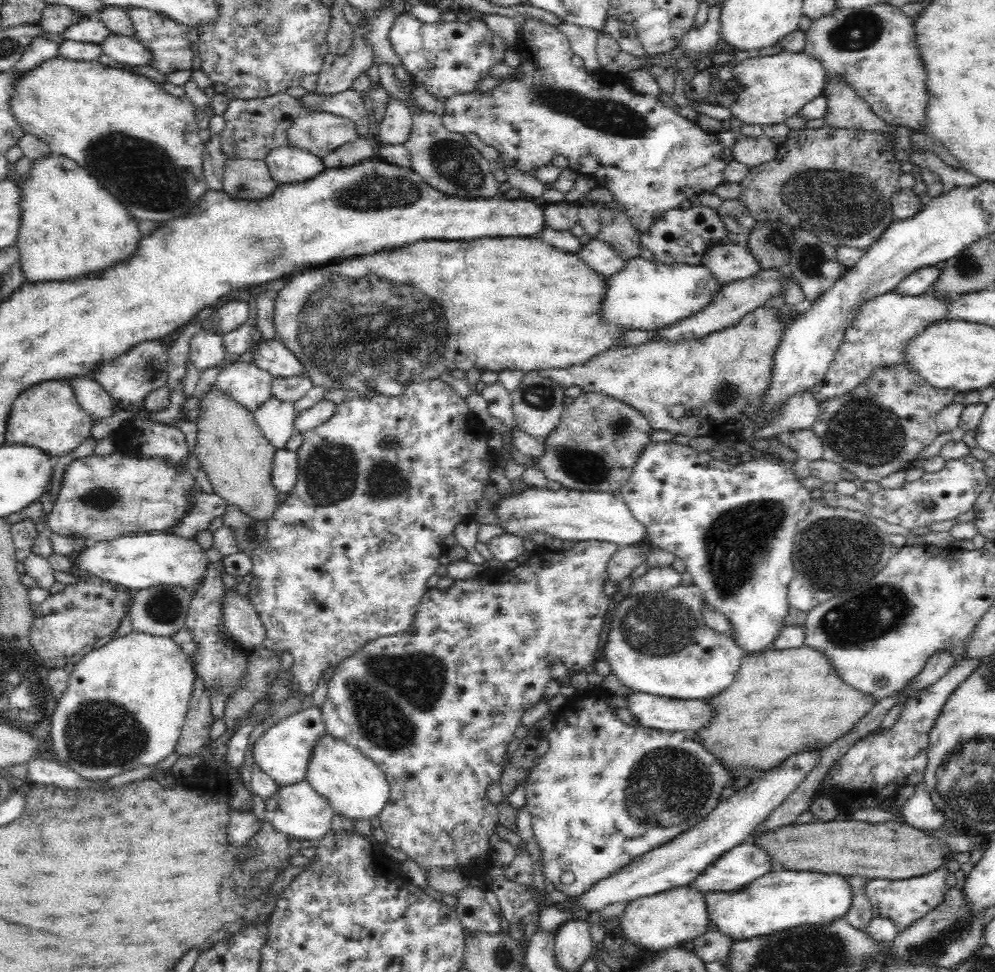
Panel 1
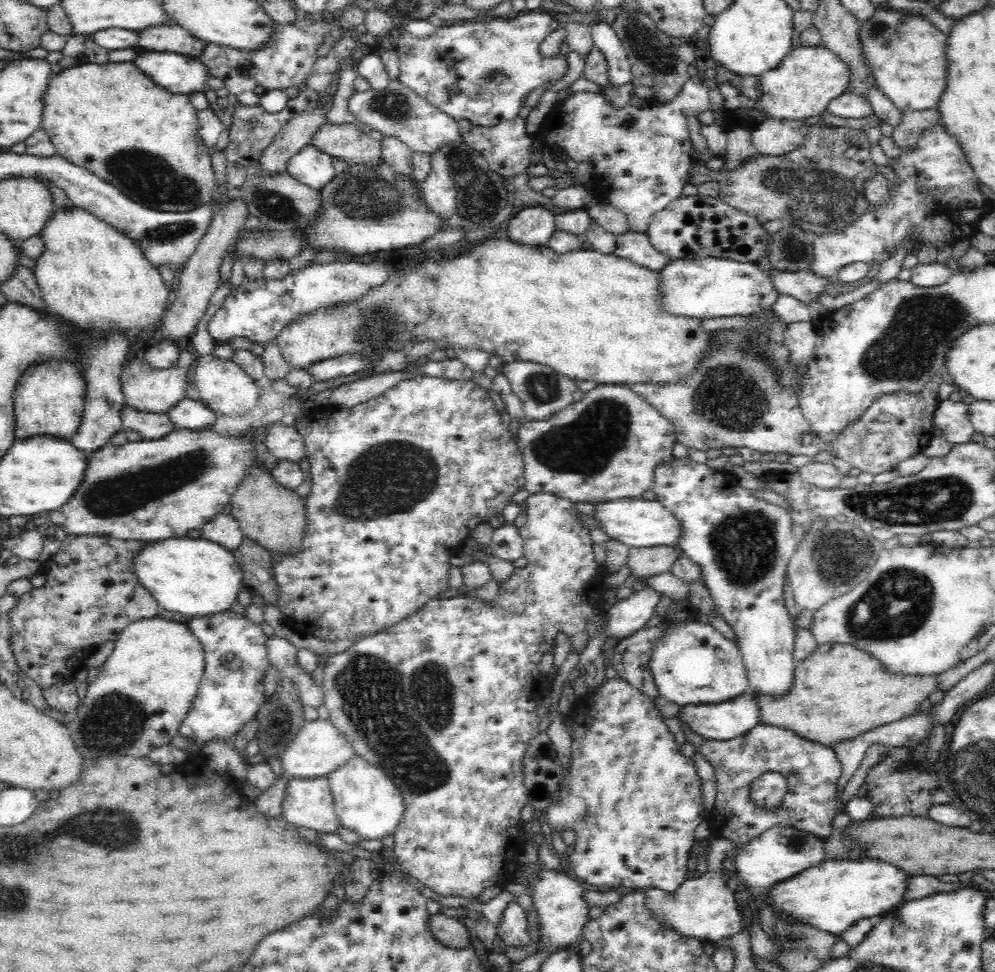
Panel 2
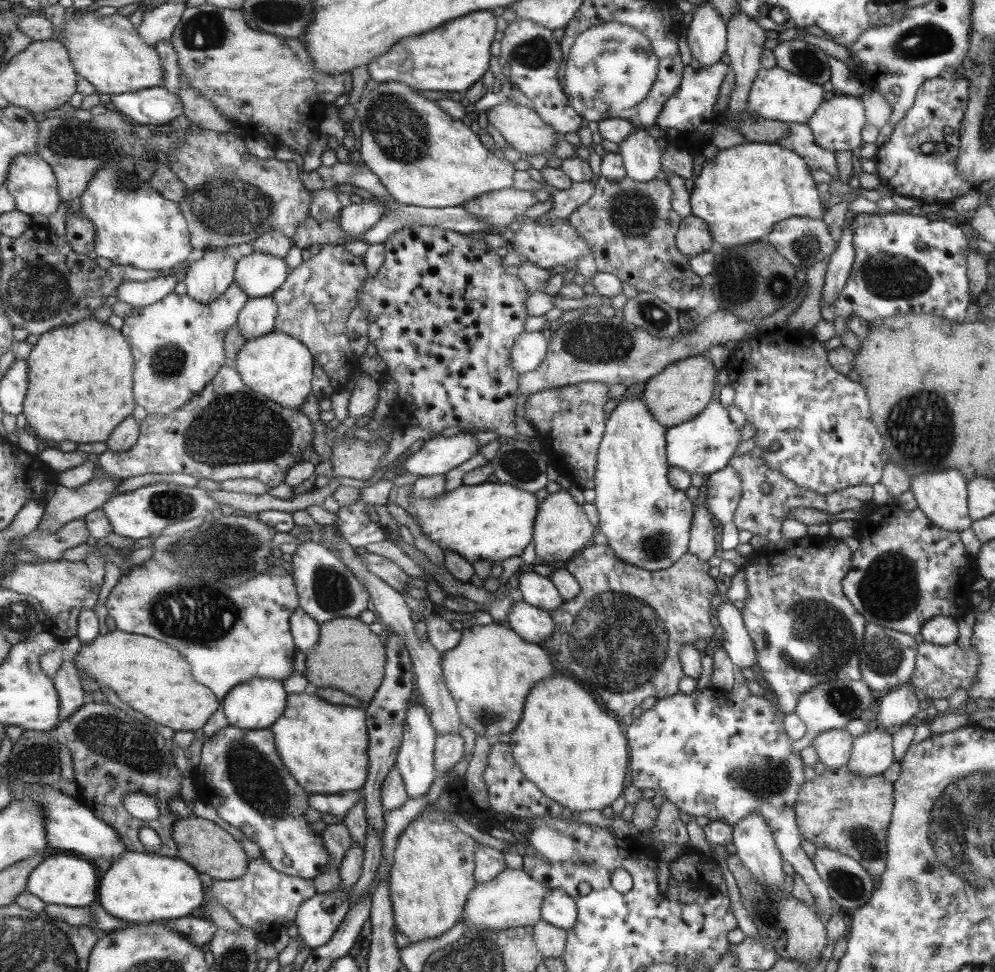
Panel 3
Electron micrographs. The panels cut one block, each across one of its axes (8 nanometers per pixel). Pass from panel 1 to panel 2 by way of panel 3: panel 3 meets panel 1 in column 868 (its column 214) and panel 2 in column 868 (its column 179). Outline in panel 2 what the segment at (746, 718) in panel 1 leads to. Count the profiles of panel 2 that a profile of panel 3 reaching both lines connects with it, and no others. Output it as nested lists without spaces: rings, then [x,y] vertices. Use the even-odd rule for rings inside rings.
[[[826,643],[818,645],[800,662],[794,662],[788,695],[781,699],[755,696],[762,724],[789,729],[806,740],[833,748],[834,744],[856,738],[877,726],[916,714],[919,704],[937,690],[936,680],[937,675],[889,672],[864,649],[850,644]]]

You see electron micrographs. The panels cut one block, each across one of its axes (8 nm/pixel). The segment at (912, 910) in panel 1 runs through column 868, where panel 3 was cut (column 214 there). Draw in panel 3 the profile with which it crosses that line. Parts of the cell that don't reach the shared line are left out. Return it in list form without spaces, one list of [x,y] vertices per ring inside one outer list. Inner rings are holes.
[[[263,853],[256,858],[249,858],[245,872],[233,880],[212,880],[209,888],[204,891],[204,900],[192,916],[202,916],[203,907],[213,900],[219,906],[223,906],[243,928],[255,929],[261,933],[265,942],[273,942],[278,935],[279,929],[285,923],[291,923],[296,915],[299,905],[315,893],[315,887],[311,879],[292,877],[271,868],[269,861]]]

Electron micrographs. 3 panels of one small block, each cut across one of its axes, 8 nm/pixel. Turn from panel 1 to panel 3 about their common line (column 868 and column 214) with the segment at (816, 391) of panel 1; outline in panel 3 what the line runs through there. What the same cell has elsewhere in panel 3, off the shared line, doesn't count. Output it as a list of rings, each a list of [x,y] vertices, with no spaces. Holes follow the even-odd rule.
[[[233,282],[223,295],[207,304],[201,304],[186,294],[179,295],[171,291],[159,302],[145,307],[132,307],[131,312],[123,318],[124,325],[120,331],[130,345],[135,362],[132,384],[135,404],[144,408],[147,413],[168,415],[203,390],[215,378],[217,370],[227,363],[224,356],[224,336],[228,328],[236,324],[241,307],[248,299],[243,289]]]

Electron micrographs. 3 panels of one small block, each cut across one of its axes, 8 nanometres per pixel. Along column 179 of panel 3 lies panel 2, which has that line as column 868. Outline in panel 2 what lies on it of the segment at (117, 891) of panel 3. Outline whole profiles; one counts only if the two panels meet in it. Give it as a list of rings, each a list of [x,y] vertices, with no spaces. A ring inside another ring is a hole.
[[[852,858],[848,861],[828,859],[807,868],[793,878],[767,889],[763,898],[779,920],[792,920],[831,935],[848,930],[857,920],[878,917],[882,911],[900,904],[906,888],[908,873],[888,861]]]

